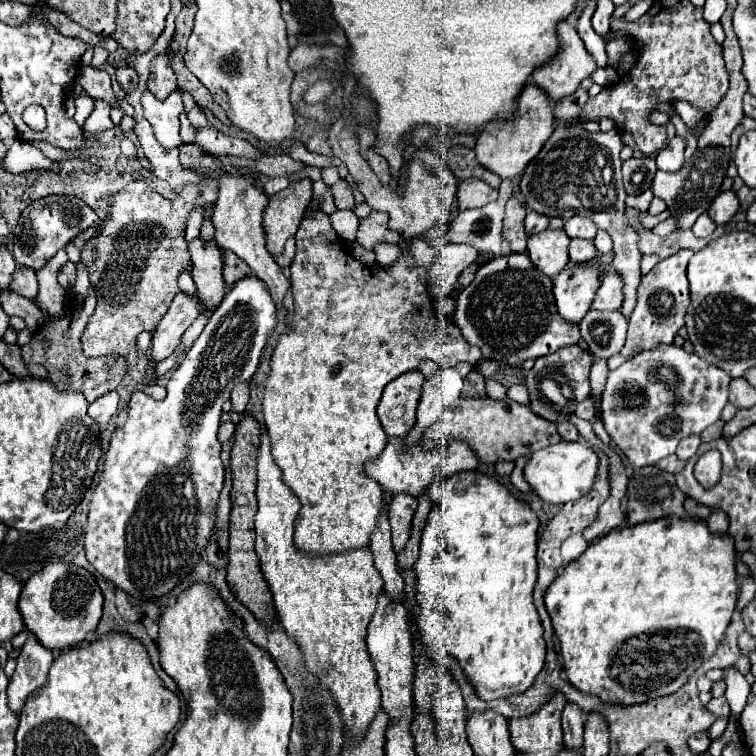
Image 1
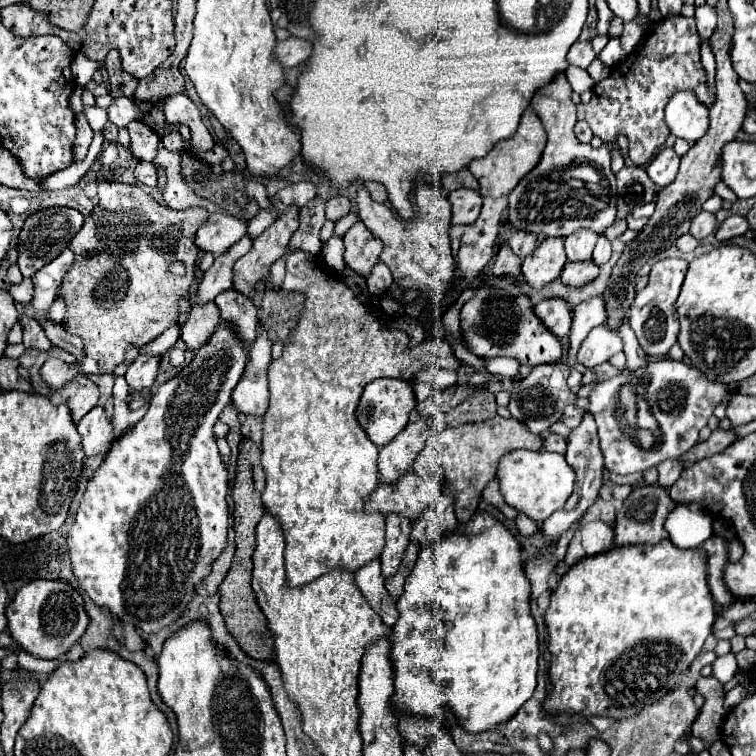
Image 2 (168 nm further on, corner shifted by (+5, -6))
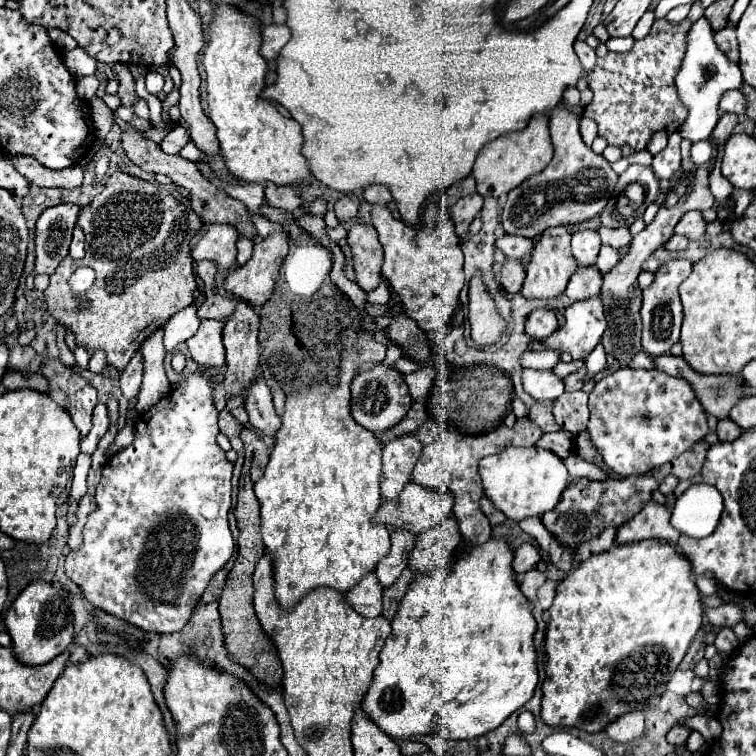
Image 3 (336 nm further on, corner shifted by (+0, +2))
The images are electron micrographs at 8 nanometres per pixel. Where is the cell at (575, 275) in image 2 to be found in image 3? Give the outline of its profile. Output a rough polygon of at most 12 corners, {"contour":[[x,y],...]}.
{"contour":[[579,267],[565,293],[571,301],[599,295],[601,279],[593,267]]}

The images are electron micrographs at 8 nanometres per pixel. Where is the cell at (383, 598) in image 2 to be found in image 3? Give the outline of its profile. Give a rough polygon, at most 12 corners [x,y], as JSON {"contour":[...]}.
{"contour":[[375,573],[365,575],[345,597],[363,617],[381,615]]}

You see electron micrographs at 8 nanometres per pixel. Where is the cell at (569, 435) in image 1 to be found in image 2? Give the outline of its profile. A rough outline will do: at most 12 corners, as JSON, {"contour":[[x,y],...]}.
{"contour":[[550,433],[544,439],[546,451],[566,453],[566,439]]}

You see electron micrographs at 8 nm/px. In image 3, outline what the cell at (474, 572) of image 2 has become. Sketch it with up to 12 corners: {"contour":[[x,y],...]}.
{"contour":[[503,539],[411,581],[365,715],[473,739],[533,697]]}

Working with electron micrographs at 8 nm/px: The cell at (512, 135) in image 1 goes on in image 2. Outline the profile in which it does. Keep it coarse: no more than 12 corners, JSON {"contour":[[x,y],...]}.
{"contour":[[526,109],[512,137],[470,161],[484,197],[508,195],[538,163],[544,125]]}

